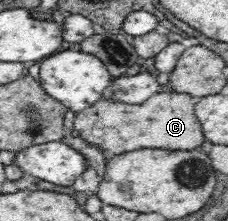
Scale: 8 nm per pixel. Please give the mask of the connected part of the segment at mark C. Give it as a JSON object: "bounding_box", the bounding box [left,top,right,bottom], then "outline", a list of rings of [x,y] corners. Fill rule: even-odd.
{"bounding_box":[73,92,206,155],"outline":[[[161,92],[138,105],[98,100],[94,105],[78,112],[73,127],[80,131],[80,137],[84,141],[95,143],[108,155],[118,155],[134,149],[194,151],[206,139],[200,120],[195,115],[192,98],[190,94]]]}

